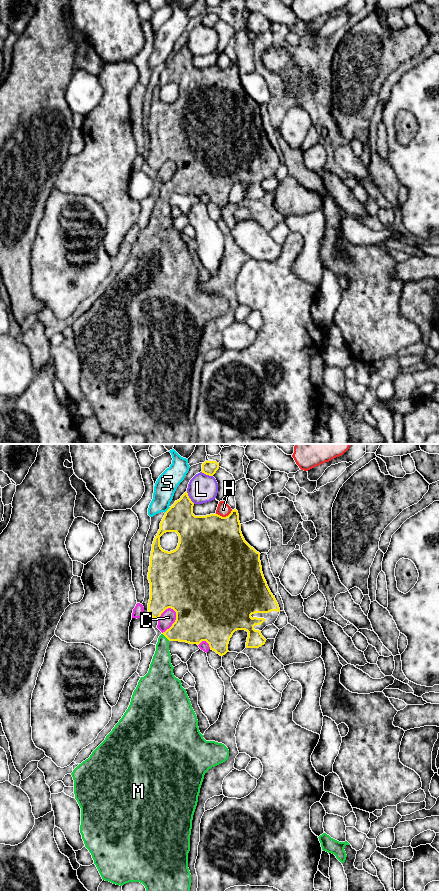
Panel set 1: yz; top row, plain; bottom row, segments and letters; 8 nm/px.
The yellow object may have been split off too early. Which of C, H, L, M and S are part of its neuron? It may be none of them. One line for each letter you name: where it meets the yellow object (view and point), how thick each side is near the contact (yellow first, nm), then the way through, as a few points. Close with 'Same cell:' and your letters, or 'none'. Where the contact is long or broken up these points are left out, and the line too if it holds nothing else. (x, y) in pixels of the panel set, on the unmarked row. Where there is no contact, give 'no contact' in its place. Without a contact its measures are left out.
M: contact yz (166, 189); calibres 300 and 170 nm; way yz (194, 176), (166, 189), (160, 219)
Same cell: M

